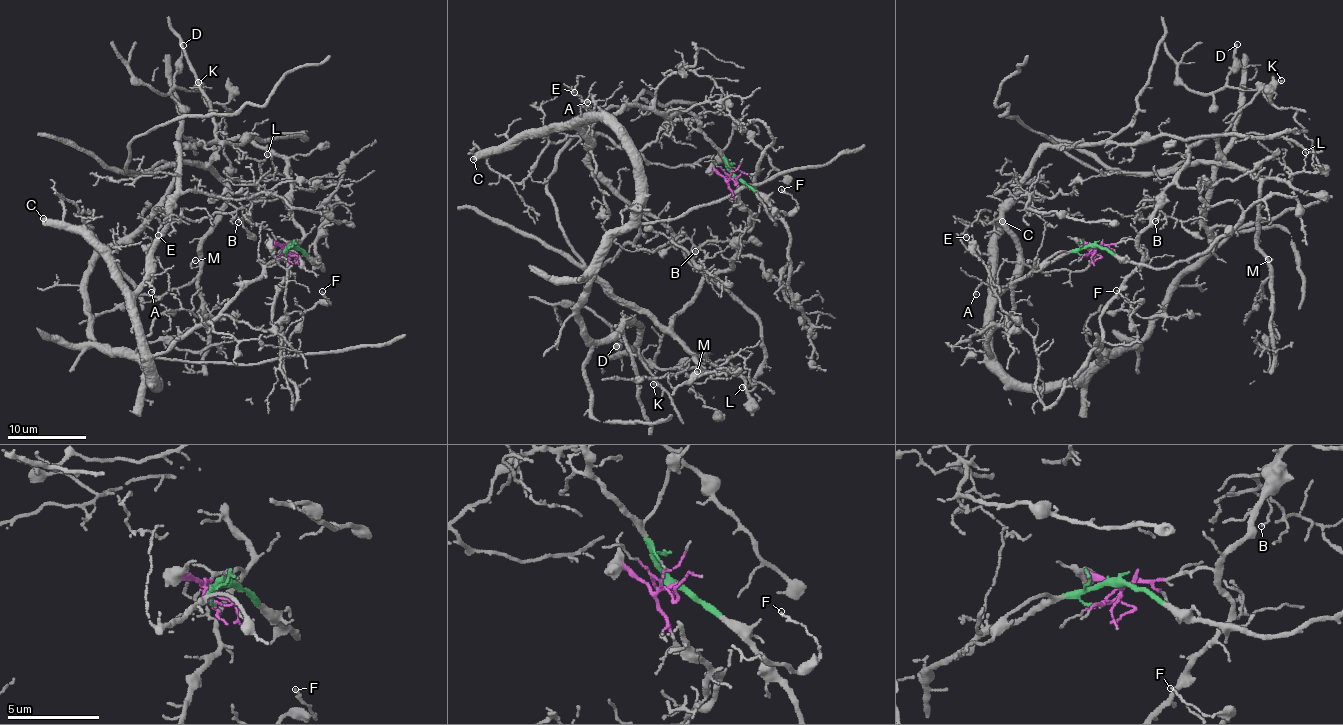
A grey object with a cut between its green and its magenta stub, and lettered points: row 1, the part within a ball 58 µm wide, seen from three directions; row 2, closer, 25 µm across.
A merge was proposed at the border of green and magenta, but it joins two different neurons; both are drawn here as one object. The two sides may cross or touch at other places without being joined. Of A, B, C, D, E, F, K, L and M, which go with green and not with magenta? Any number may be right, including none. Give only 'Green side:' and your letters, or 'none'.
Green side: A, C, E

